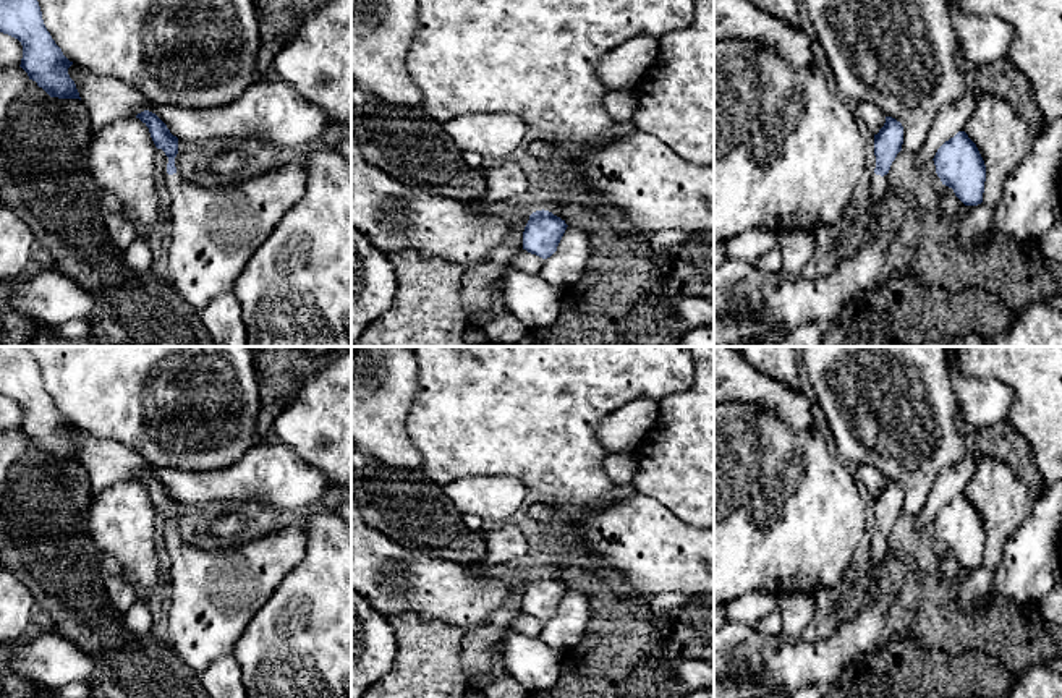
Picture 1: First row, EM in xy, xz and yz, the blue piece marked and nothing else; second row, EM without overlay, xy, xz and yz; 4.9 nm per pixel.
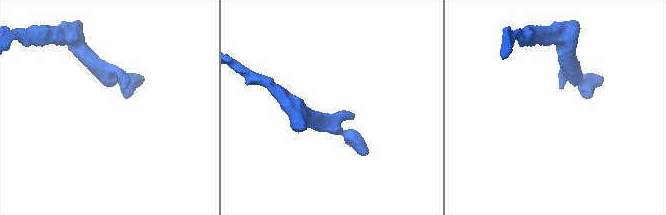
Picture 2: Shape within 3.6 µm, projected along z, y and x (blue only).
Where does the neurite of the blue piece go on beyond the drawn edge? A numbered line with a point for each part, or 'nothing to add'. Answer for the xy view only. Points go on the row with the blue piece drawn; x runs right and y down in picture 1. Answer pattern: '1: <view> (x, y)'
1: xy (216, 229)

